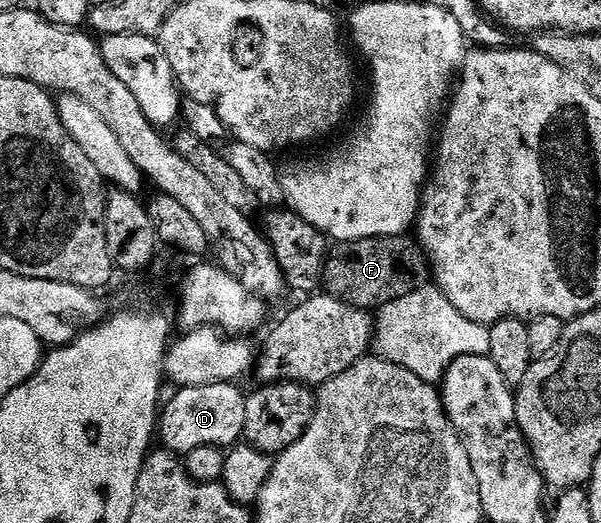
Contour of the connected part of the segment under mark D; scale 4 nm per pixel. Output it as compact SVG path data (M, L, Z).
M224 381L223 383L211 383L210 385L200 385L199 387L181 387L176 390L177 394L170 399L169 402L164 402L163 408L159 413L159 441L162 441L164 448L168 450L170 454L173 455L184 455L195 451L195 447L211 447L212 445L218 447L232 447L244 438L245 435L245 398L246 394L244 392L240 393L237 390L238 386L236 384Z

